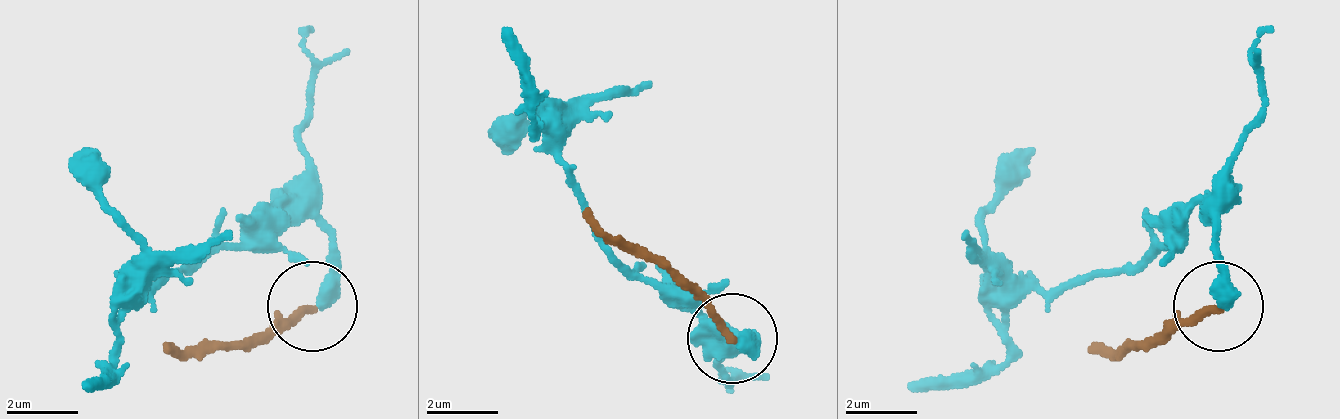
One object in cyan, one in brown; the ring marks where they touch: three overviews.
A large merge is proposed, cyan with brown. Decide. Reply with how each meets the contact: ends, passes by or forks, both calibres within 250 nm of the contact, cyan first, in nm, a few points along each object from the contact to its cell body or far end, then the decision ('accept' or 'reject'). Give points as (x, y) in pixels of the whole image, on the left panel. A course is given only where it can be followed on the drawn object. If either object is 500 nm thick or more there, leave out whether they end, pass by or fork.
cyan ends | brown ends | 480/240 nm | cyan via (319, 309), (328, 237), (283, 210), (184, 273), (139, 291), (112, 363), (85, 390) | brown via (310, 309), (247, 345), (166, 345) | accept

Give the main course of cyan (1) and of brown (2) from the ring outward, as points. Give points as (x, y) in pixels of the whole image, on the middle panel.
1: (738, 340), (747, 340), (702, 313), (603, 241), (558, 151), (531, 115), (504, 25)
2: (729, 340), (666, 268), (603, 241), (585, 205)

